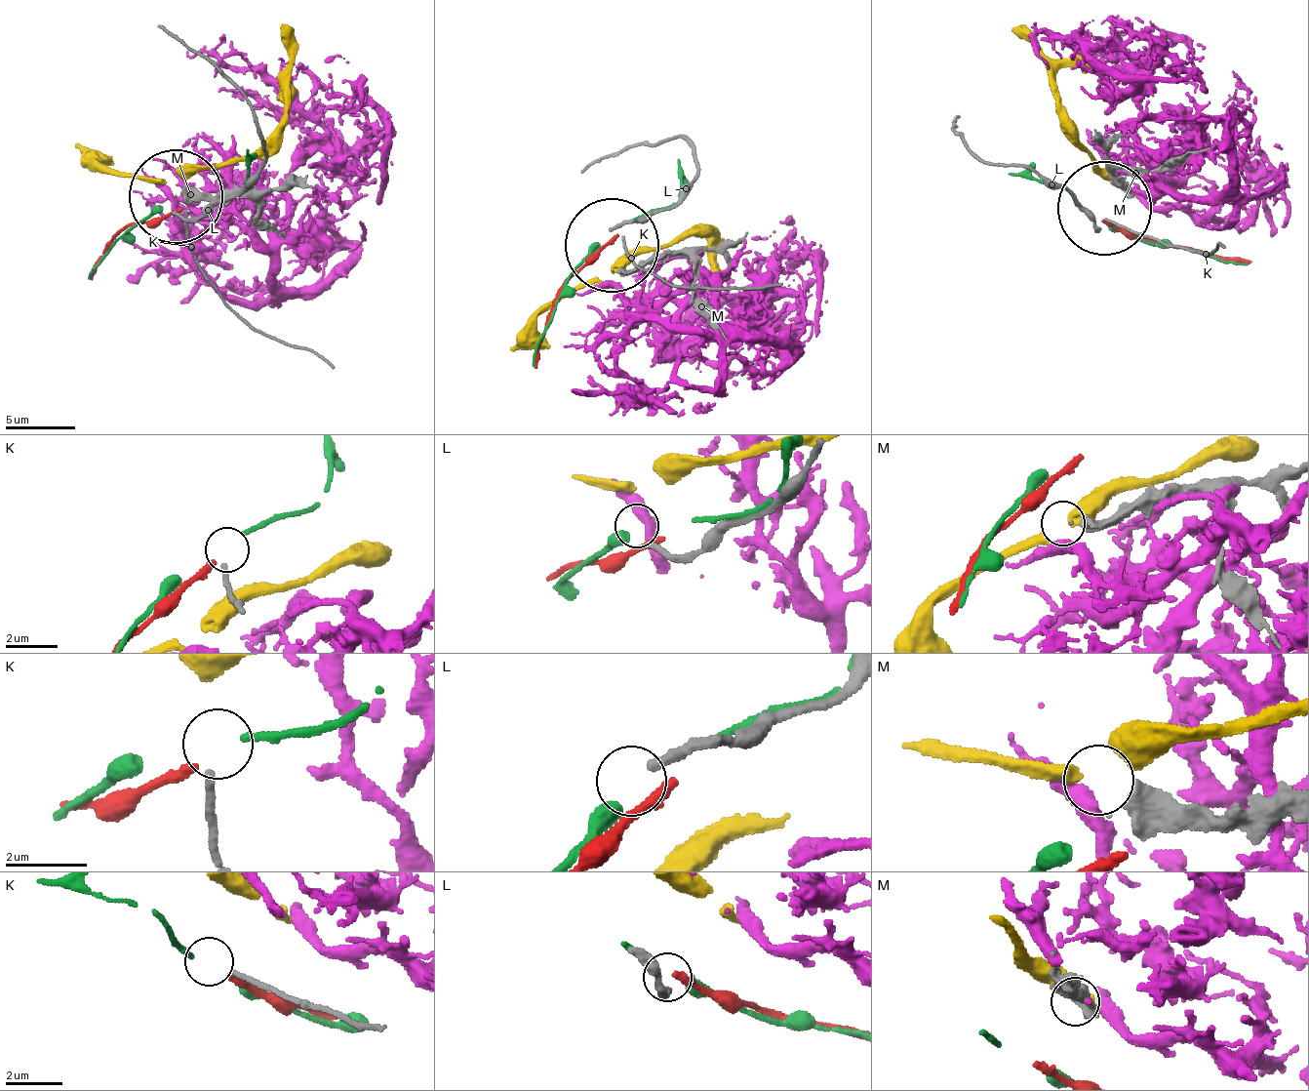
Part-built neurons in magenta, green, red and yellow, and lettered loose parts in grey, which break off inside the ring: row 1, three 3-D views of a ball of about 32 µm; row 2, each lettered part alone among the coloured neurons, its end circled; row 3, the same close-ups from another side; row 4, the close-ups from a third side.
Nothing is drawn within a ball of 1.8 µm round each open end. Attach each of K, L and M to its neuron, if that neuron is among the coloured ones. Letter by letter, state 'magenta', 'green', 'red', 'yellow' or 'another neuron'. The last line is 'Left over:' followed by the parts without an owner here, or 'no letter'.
K: another neuron
L: another neuron
M: another neuron
Left over: K, L, M

